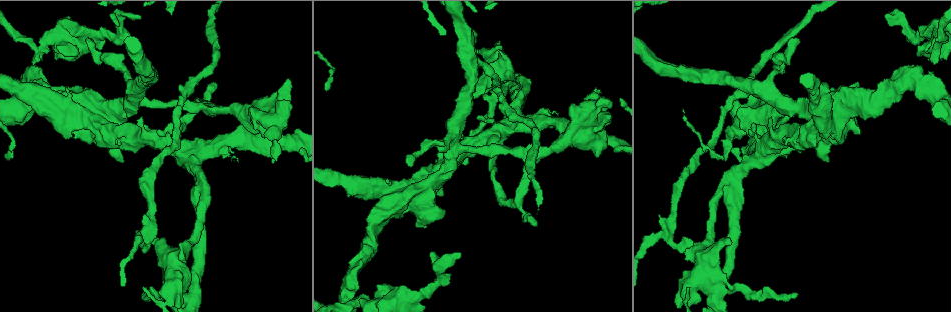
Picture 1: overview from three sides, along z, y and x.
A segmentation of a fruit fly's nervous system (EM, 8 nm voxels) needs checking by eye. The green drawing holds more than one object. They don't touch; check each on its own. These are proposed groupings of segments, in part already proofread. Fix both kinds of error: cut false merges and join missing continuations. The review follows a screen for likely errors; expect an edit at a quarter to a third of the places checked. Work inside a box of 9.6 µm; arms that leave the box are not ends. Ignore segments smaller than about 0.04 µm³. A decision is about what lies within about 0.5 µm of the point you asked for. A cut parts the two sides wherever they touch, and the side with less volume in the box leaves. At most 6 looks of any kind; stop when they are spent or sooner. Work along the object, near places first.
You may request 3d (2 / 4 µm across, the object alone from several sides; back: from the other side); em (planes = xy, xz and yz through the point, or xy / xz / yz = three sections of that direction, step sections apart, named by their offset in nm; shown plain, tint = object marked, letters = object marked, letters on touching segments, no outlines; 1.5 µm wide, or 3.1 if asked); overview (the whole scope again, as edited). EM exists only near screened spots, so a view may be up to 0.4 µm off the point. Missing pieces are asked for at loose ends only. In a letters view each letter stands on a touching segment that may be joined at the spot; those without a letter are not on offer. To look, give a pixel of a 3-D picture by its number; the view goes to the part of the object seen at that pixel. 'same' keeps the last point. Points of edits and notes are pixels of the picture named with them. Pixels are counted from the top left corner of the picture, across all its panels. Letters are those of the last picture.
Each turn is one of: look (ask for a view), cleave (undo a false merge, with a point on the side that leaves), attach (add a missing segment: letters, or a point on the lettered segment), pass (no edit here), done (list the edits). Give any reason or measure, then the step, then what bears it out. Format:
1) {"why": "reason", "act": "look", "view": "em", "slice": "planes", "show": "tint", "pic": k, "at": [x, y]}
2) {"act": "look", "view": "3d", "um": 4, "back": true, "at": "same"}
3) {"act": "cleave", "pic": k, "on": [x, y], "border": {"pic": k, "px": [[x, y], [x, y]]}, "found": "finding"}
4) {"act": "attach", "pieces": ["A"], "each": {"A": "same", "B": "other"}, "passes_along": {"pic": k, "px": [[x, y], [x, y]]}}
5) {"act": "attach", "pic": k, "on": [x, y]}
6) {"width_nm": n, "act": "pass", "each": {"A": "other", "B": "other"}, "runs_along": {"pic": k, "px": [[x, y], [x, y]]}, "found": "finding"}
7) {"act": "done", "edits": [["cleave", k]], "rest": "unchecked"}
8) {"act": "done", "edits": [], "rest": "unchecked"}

{"why": "three arms meet", "act": "look", "view": "3d", "um": 4, "pic": 1, "at": [201, 180]}

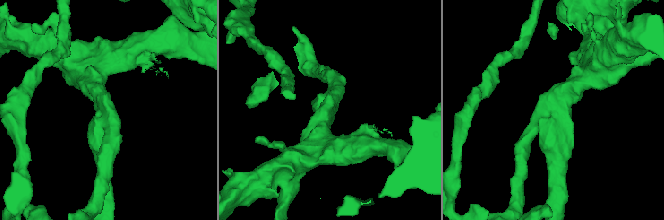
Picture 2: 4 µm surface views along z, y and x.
{"act": "look", "view": "em", "slice": "yz", "step": 4, "show": "tint", "pic": 2, "at": [103, 106]}

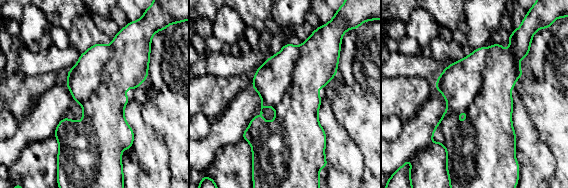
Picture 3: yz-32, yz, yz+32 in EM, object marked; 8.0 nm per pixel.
{"act": "look", "view": "em", "slice": "planes", "show": "letters", "at": "same"}

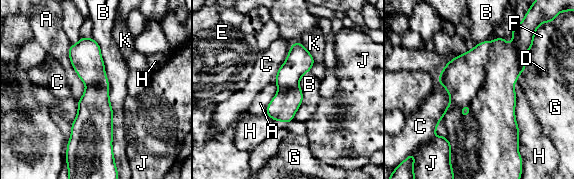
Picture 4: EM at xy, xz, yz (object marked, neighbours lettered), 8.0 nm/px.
{"act": "cleave", "pic": 4, "on": [495, 102], "each": {"A": "other", "B": "other", "C": "other", "D": "other", "E": "other", "F": "other", "G": "other", "H": "other", "J": "other", "K": "other"}, "border": {"pic": 4, "px": [[492, 42], [483, 84], [469, 105]]}, "found": "two neurons meet here"}

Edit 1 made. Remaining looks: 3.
{"why": "an open end", "act": "look", "view": "em", "slice": "planes", "show": "tint", "pic": 1, "at": [248, 114]}

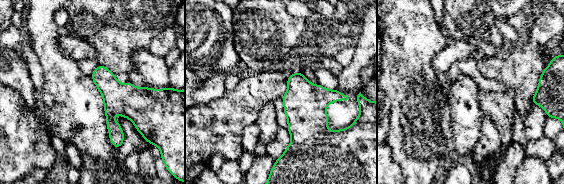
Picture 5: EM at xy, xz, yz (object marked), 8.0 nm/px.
{"act": "look", "view": "em", "slice": "planes", "show": "letters", "at": "same"}

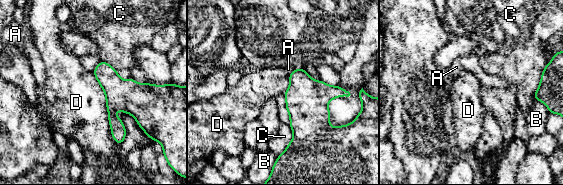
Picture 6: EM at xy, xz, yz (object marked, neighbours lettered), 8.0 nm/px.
{"act": "pass", "each": {"A": "other", "B": "other", "C": "other", "D": "other"}, "found": "none of them fits"}

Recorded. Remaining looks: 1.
{"act": "done", "edits": [["cleave", 4]], "rest": "unchecked"}

